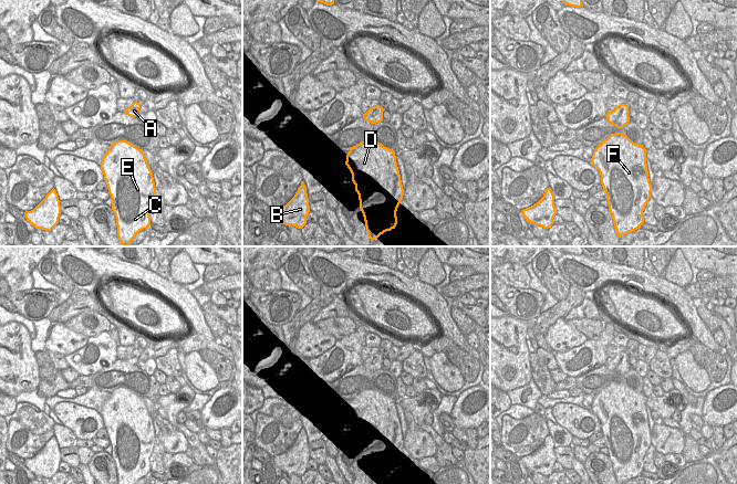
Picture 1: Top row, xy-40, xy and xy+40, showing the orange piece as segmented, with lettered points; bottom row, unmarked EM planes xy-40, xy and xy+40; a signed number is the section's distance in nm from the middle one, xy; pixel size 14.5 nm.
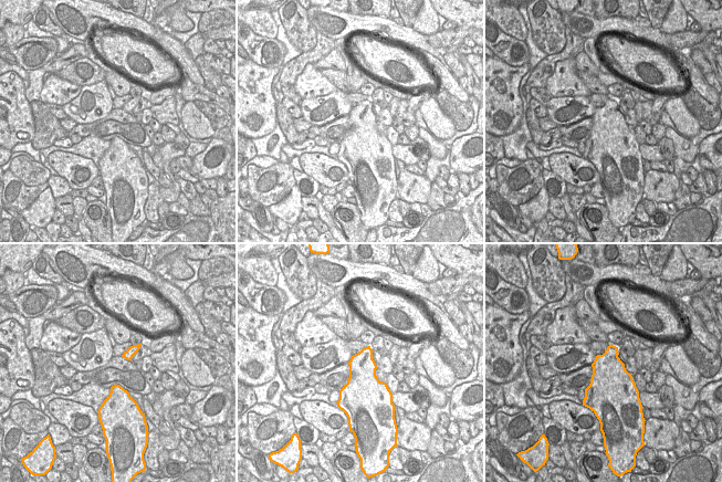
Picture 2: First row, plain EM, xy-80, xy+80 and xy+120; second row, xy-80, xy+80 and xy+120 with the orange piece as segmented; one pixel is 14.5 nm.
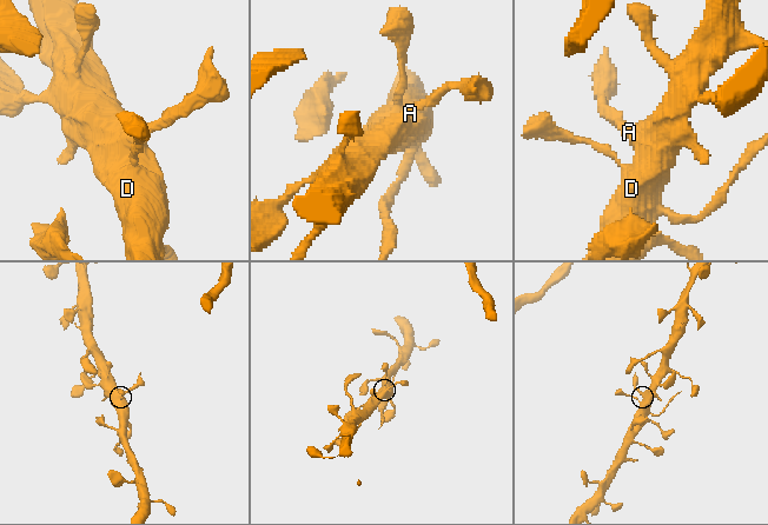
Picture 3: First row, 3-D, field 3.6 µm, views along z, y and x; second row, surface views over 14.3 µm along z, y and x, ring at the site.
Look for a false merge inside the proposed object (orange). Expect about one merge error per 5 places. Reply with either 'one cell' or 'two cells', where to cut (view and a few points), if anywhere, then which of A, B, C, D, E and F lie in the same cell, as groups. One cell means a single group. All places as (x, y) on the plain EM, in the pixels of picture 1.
one cell; cut none; groups A B C D E F

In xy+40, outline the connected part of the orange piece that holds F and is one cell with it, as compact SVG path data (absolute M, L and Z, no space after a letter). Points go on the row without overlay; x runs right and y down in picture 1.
M623 380L611 381L593 399L592 412L599 418L617 484L641 475L652 432L646 397Z

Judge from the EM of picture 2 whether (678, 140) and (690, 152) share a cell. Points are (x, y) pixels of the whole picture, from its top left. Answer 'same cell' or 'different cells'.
same cell

